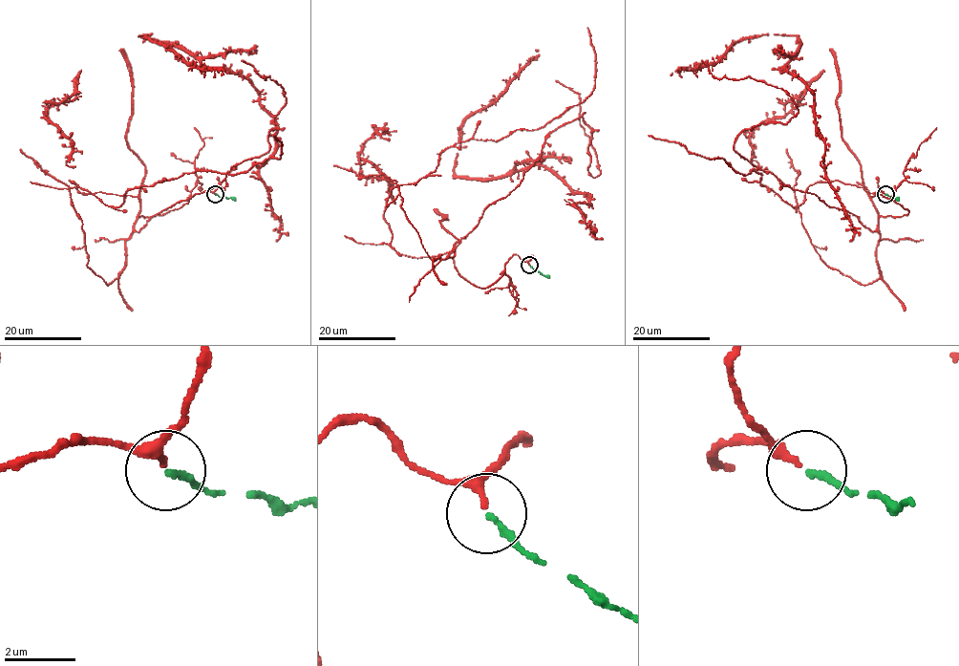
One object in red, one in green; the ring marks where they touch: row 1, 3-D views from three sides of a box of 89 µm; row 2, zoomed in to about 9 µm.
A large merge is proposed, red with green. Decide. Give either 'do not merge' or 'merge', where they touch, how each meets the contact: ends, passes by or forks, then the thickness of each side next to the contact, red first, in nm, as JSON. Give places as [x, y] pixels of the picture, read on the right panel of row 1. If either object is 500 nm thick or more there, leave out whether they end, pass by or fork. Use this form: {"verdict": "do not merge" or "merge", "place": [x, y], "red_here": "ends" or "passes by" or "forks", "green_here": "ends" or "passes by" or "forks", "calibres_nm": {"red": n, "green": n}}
{"verdict": "merge", "place": [885, 194], "red_here": "passes by", "green_here": "ends", "calibres_nm": {"red": 180, "green": 170}}

